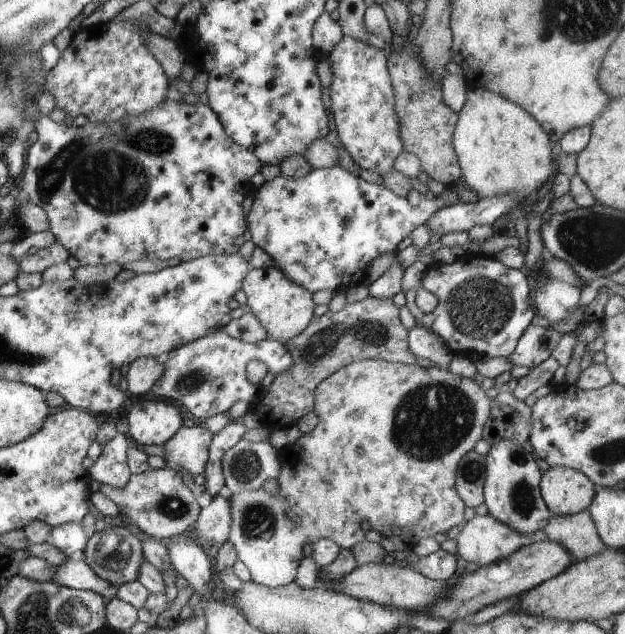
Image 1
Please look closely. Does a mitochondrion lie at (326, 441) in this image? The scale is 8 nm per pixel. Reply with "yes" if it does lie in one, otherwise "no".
no

